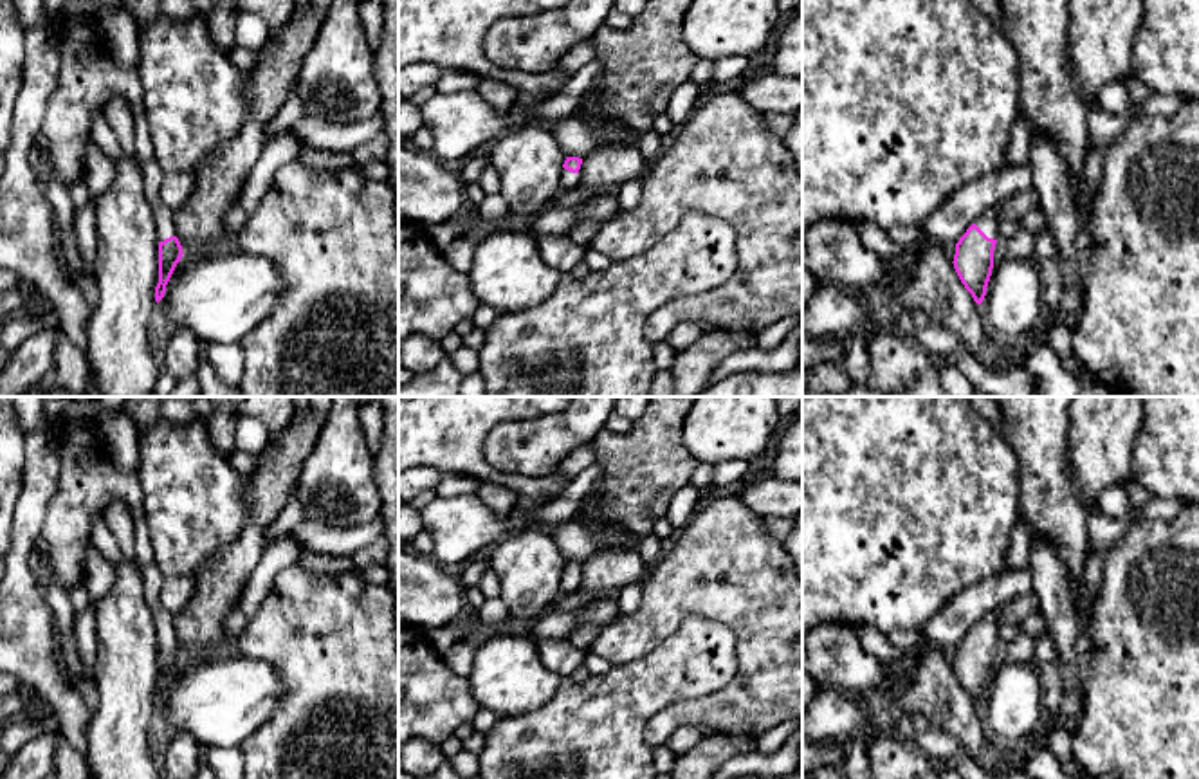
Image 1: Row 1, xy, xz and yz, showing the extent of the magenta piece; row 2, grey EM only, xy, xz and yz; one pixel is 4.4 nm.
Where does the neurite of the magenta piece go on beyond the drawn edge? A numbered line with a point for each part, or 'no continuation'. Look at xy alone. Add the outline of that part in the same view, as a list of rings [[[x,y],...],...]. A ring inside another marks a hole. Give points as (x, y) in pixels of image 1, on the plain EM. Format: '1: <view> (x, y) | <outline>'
1: xy (154, 579) | [[[151,563],[141,568],[141,575],[144,582],[144,600],[151,611],[153,624],[155,624],[157,644],[164,646],[169,640],[177,640],[173,615],[166,611],[160,602],[160,590],[166,582],[164,573],[159,570],[155,563]]]

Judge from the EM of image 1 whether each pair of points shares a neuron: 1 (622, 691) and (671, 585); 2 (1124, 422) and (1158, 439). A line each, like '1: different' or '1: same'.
1: different
2: different

